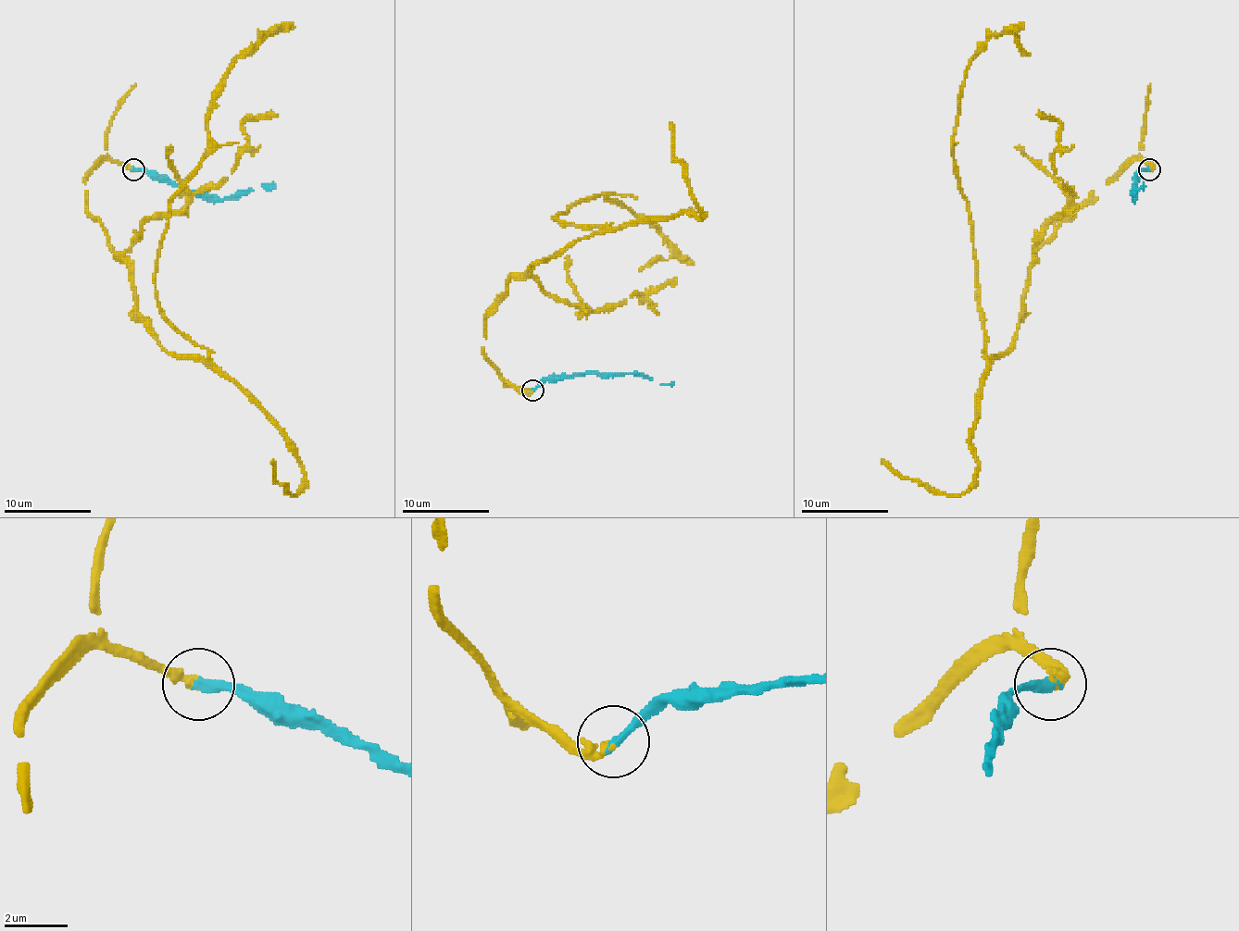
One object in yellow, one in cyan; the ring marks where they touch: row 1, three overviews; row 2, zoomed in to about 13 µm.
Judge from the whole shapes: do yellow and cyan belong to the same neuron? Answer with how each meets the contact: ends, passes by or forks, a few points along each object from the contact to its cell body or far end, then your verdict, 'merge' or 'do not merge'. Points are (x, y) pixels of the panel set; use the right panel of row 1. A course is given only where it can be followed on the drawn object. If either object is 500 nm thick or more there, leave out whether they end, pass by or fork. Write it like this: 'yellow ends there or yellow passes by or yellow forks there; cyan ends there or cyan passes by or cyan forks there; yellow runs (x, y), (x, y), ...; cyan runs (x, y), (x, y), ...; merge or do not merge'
yellow ends there; cyan ends there; yellow runs (1150, 168), (1134, 160), (1058, 226), (1017, 339), (988, 358), (956, 117), (993, 35), (1030, 55); cyan runs (1150, 168), (1134, 178), (1132, 199), (1141, 188); merge

